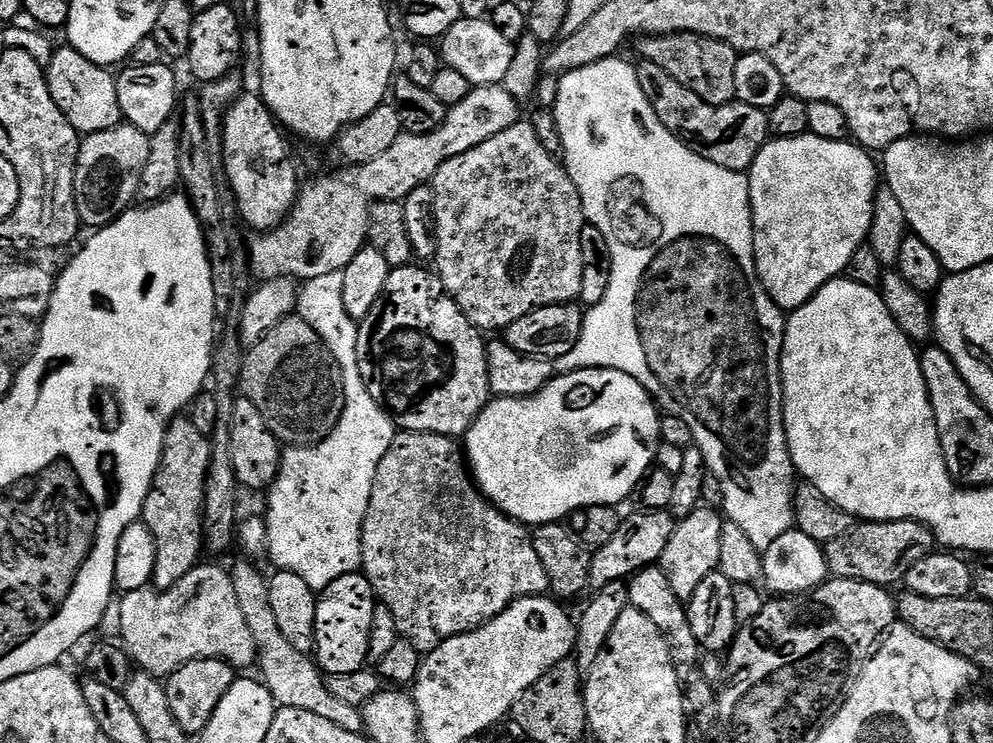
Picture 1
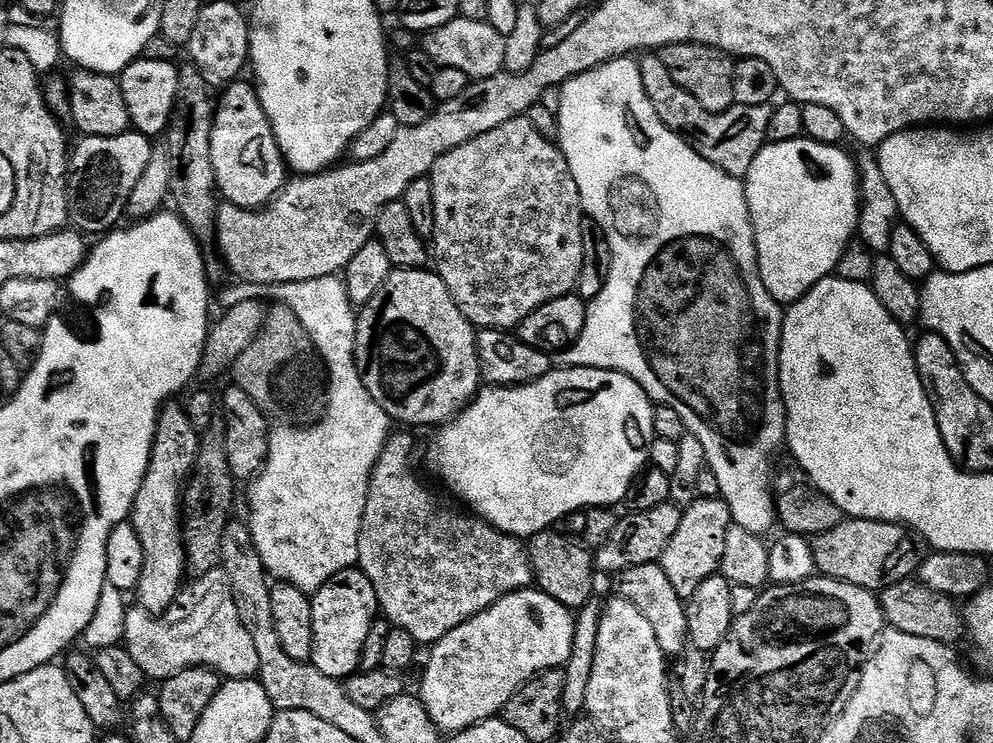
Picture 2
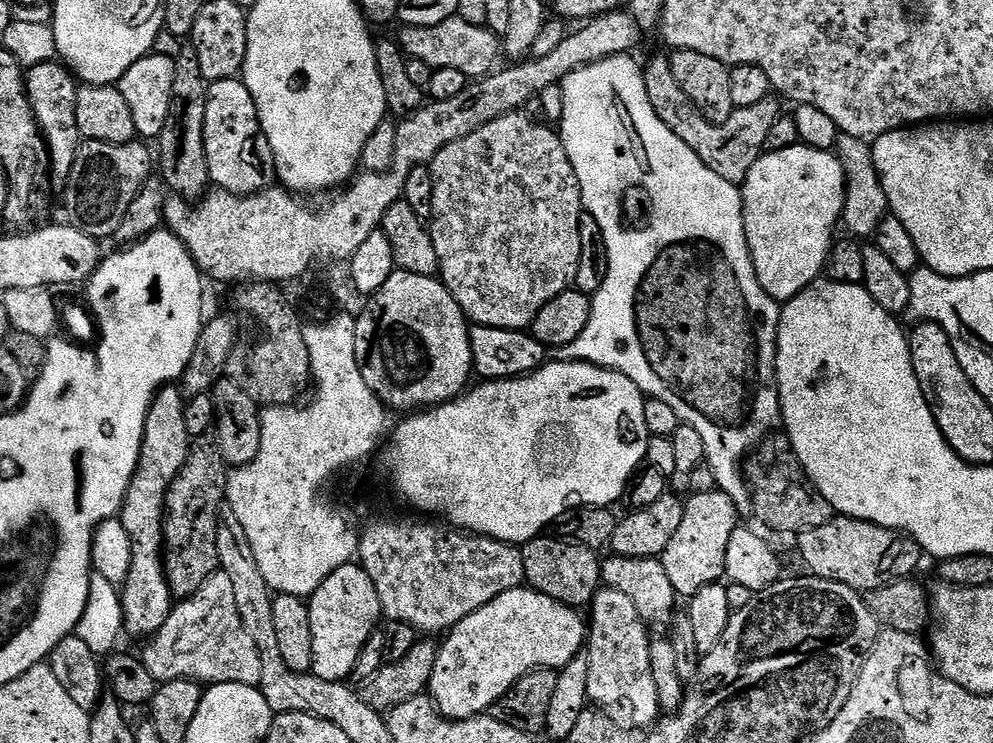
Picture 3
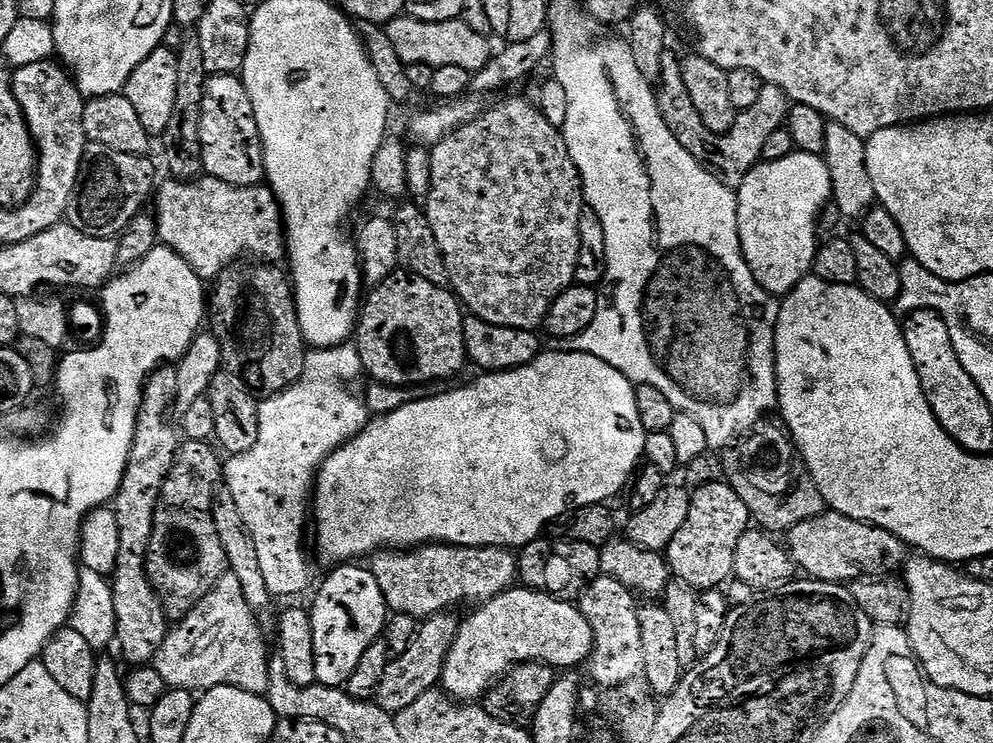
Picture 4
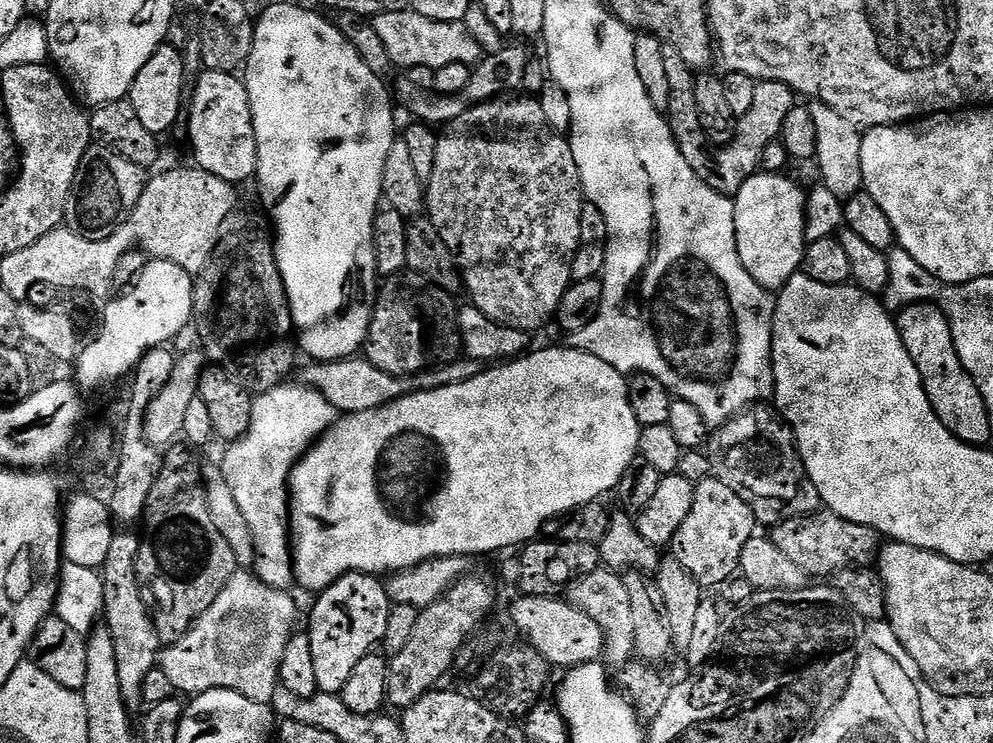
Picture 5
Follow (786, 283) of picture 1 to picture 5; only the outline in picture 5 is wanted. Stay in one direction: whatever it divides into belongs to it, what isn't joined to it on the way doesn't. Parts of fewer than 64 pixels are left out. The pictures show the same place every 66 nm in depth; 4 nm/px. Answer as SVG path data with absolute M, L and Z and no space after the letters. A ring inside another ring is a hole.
M757 171L755 176L751 176L736 191L734 197L734 230L736 231L738 258L742 262L742 266L746 266L750 278L754 278L754 282L758 282L758 286L769 290L779 290L783 288L788 279L801 271L806 247L805 199L805 189L800 189L788 177L788 174L779 172Z

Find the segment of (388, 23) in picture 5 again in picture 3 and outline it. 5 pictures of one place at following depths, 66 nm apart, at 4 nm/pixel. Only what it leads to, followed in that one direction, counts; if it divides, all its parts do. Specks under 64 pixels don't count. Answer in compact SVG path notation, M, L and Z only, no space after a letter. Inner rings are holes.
M459 15L450 17L438 26L414 26L413 24L399 29L398 43L409 60L426 62L433 70L462 70L470 78L489 75L497 67L496 59L502 56L502 40L486 26L470 26L470 22L461 20Z

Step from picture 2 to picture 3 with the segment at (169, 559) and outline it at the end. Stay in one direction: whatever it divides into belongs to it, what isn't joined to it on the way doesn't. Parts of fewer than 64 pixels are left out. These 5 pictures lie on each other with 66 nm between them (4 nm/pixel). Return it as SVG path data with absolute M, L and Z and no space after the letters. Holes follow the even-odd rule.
M176 386L161 388L152 399L144 423L140 461L128 487L124 505L118 513L118 519L122 526L126 526L126 534L130 534L132 543L130 574L126 574L120 592L124 611L123 631L128 636L151 638L157 635L174 611L174 597L164 573L164 500L194 443L186 430L185 403L183 391Z

